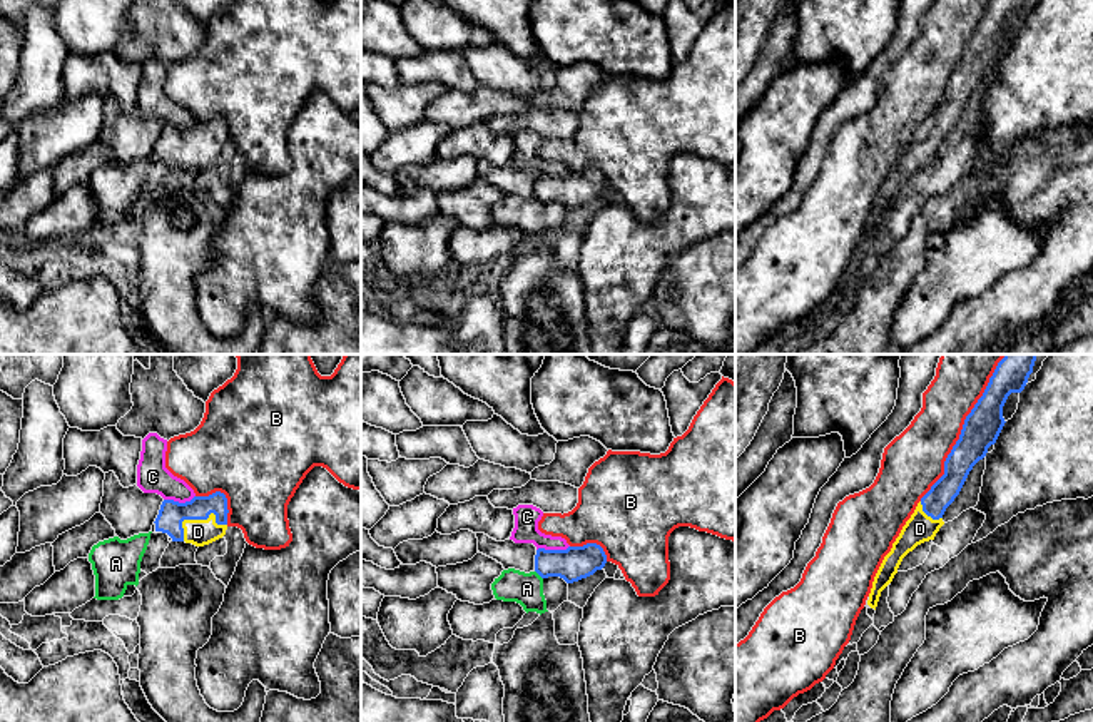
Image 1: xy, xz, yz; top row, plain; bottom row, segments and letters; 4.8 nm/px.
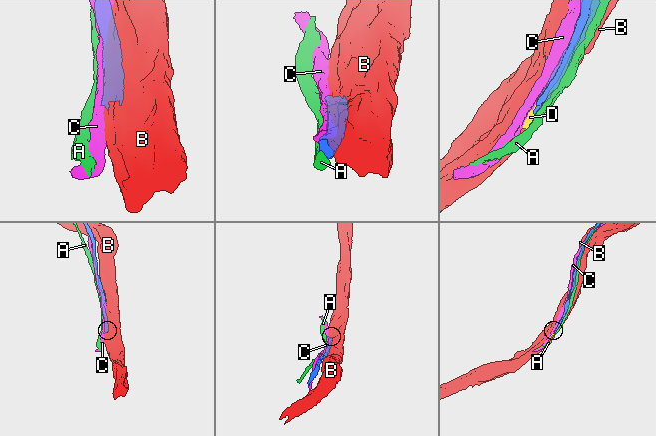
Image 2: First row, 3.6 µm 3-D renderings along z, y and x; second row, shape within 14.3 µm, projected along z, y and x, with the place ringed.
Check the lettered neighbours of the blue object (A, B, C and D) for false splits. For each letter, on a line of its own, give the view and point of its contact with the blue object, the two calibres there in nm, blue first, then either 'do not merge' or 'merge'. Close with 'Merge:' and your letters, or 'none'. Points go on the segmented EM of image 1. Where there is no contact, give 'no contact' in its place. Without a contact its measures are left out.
A: meets blue in xz at (538, 574); 160 nm thick on the blue side, 160 nm on the other; do not merge
B: meets blue in yz at (963, 428); 180 nm thick on the blue side, 260 nm on the other; do not merge
C: meets blue in xz at (552, 550); 160 nm thick on the blue side, 120 nm on the other; do not merge
D: meets blue in xy at (198, 518); 130 nm thick on the blue side, 130 nm on the other; merge
Merge: D

